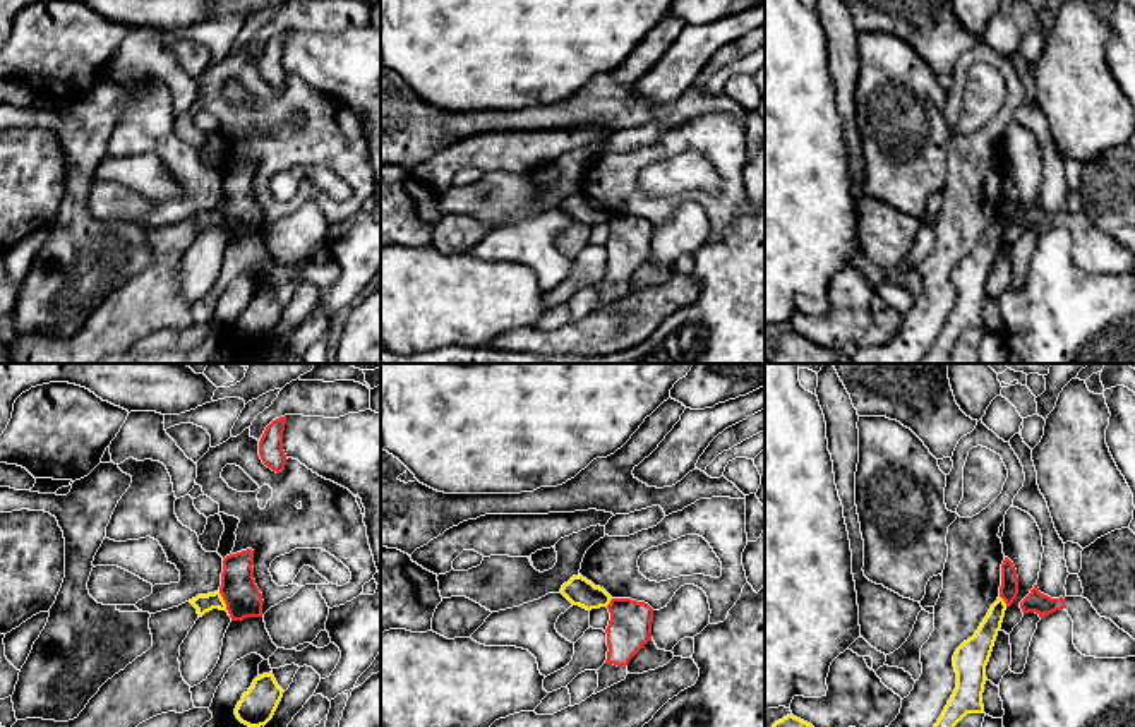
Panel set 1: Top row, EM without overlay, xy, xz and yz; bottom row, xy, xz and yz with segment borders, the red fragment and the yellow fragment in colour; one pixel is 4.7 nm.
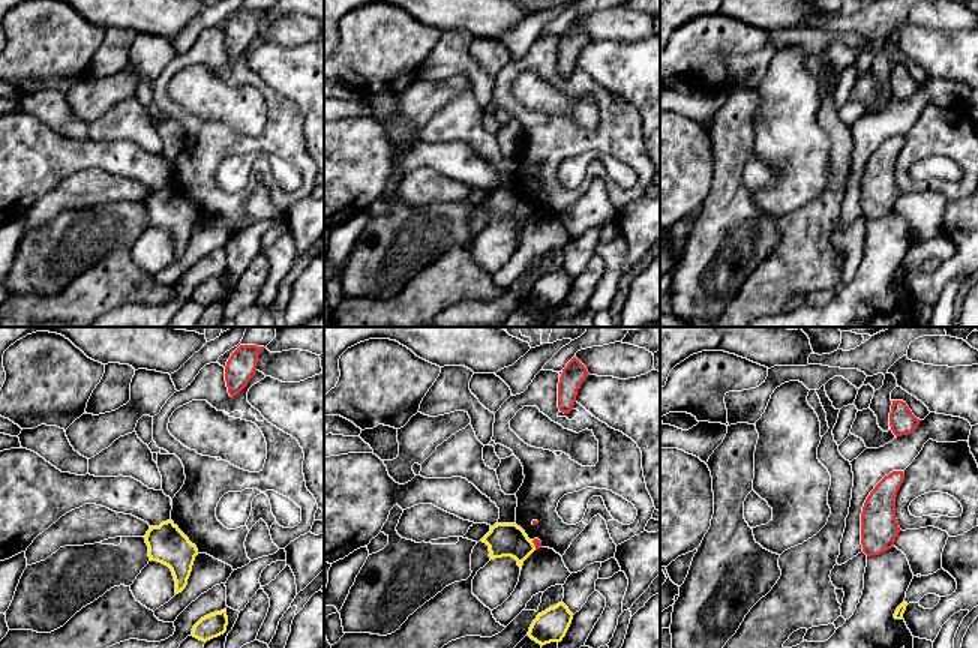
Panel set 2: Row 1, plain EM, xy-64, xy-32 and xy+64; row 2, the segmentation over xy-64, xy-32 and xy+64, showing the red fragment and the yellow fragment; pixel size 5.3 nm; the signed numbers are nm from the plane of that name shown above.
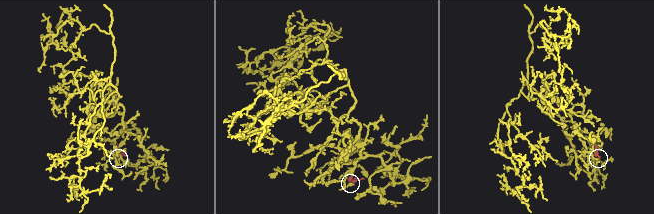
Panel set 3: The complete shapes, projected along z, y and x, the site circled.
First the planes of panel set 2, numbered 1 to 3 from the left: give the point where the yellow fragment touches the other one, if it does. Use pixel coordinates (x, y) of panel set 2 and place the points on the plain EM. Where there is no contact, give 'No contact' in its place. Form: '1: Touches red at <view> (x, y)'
1: No contact
2: Touches red at xy-32 (534, 209)
3: No contact

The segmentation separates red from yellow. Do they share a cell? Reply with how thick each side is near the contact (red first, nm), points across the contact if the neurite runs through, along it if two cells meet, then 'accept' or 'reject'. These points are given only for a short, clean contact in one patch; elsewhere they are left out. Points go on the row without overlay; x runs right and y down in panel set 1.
calibres 170 and 80 nm; border xy (218, 208), (230, 230); reject

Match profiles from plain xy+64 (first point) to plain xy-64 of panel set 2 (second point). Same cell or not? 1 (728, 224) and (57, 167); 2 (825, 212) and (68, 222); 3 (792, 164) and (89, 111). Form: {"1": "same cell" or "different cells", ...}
{"1": "different cells", "2": "different cells", "3": "different cells"}

